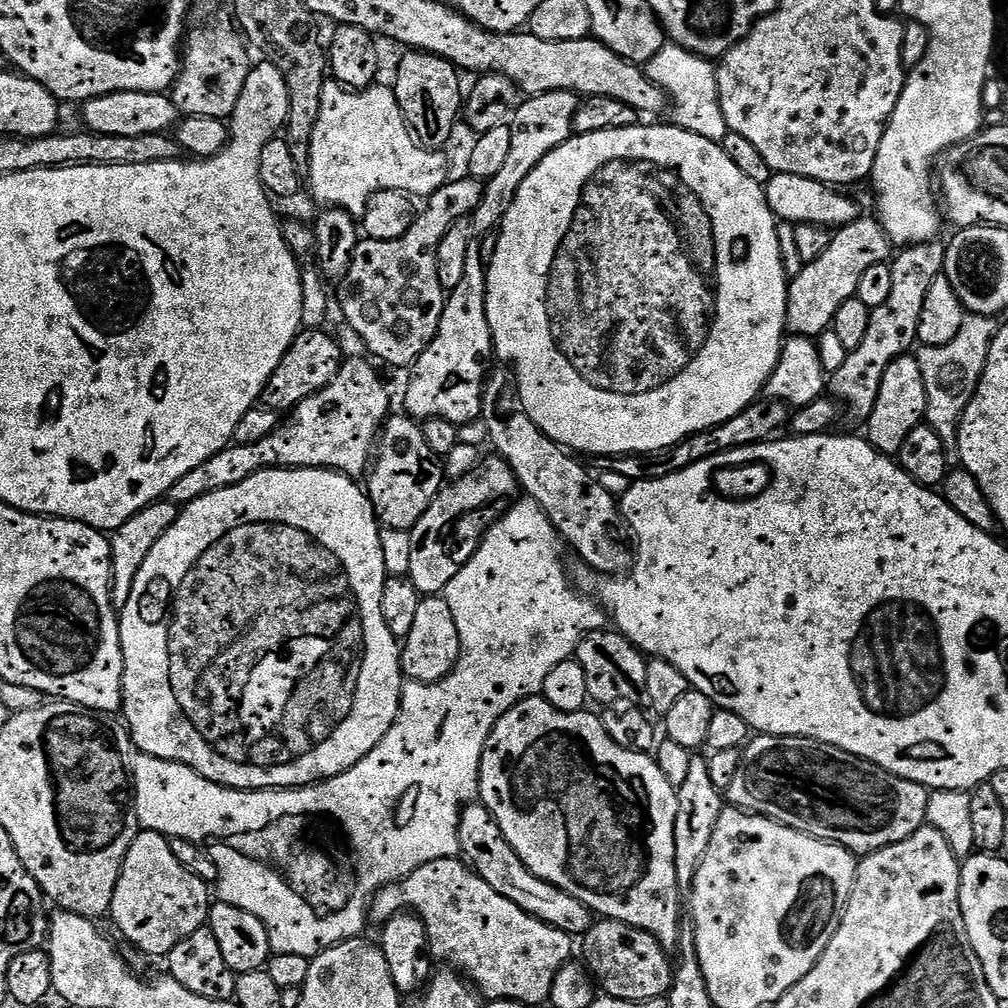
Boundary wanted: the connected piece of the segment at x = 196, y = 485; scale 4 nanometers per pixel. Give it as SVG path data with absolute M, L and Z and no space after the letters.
M368 358L345 359L334 382L330 382L330 386L326 386L318 394L310 394L310 398L306 398L297 408L292 409L290 415L285 419L289 419L285 424L284 421L277 423L276 428L270 434L266 434L261 441L254 445L233 443L218 454L214 454L214 458L206 458L206 462L202 462L202 466L190 470L190 474L178 478L178 482L174 482L174 486L170 486L167 499L177 506L183 506L206 494L214 494L218 490L234 486L238 482L250 478L255 472L263 472L266 468L331 468L333 472L340 472L344 476L363 477L373 463L378 437L381 435L384 421L390 415L388 388L371 363L376 365Z

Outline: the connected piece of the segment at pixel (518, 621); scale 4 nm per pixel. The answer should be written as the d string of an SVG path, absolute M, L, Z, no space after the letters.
M520 498L515 501L509 507L508 511L492 525L492 529L484 535L484 541L480 543L480 549L470 558L470 562L466 562L462 566L462 570L458 570L458 574L454 574L454 578L449 582L443 590L443 597L445 602L450 606L450 614L454 614L454 626L458 626L458 634L460 635L460 657L456 663L456 669L453 670L446 678L442 678L438 682L433 684L417 684L415 682L408 682L404 685L404 693L400 695L400 713L398 718L394 722L394 726L390 726L390 730L386 730L386 738L382 738L382 742L378 742L378 746L374 746L374 750L370 750L370 754L366 754L366 758L362 758L362 762L358 762L350 770L346 770L342 774L338 774L334 778L329 780L322 780L319 784L310 784L307 788L282 788L279 790L241 790L239 788L224 788L221 784L215 784L210 782L206 778L202 778L202 774L198 774L190 766L185 764L179 764L173 760L163 760L162 758L154 758L153 756L145 756L143 754L135 757L134 763L130 768L130 775L132 783L134 785L134 795L136 798L136 813L140 819L141 829L157 832L163 836L169 837L172 840L189 840L194 842L200 848L203 848L207 852L209 858L215 862L218 866L218 878L216 884L218 889L220 888L219 899L225 904L230 906L238 906L242 910L246 910L250 914L254 914L254 918L258 918L262 922L262 926L266 926L266 934L270 934L270 946L273 953L281 952L282 954L302 954L309 958L317 956L320 952L324 952L327 948L333 948L336 944L341 944L343 940L355 940L361 935L360 932L364 928L364 923L369 923L370 920L370 905L372 903L373 896L376 895L380 889L385 888L387 884L396 884L400 880L404 880L410 874L414 874L414 870L418 870L422 866L426 866L430 862L435 860L451 860L461 855L460 850L460 814L473 803L480 795L480 763L482 762L482 754L484 753L484 747L486 742L490 738L490 734L494 730L494 726L501 718L506 715L518 702L523 700L529 700L531 696L539 696L543 693L544 683L546 677L550 675L550 670L554 670L554 666L558 666L558 662L566 662L573 659L576 655L576 647L582 642L582 638L587 632L599 632L605 627L606 624L606 612L603 607L595 599L587 600L583 591L577 590L568 581L568 576L564 573L564 568L560 565L560 559L563 558L564 552L566 553L566 545L560 538L560 533L550 522L550 518L542 510L542 506L538 506L538 502L531 498Z

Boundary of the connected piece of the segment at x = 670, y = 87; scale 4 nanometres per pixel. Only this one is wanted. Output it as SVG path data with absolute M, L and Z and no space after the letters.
M671 42L665 43L664 48L659 50L658 54L646 65L646 71L650 79L664 91L665 97L671 103L672 100L676 103L672 108L672 116L670 116L671 123L675 124L677 128L686 130L690 134L698 134L698 138L723 142L729 130L728 123L726 122L726 114L722 114L722 106L720 105L716 69L717 65L713 61L707 60L704 56L694 54L690 50L686 50L682 46Z

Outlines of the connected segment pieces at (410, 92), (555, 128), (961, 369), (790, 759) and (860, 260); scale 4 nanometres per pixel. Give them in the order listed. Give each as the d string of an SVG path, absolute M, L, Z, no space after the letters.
M408 50L403 53L396 68L394 91L398 106L402 110L413 136L433 150L443 149L444 143L456 128L456 119L462 116L462 94L460 98L460 76L456 65L440 56L431 56L423 50Z
M554 90L546 94L527 97L516 104L510 116L512 137L510 138L510 154L502 165L502 170L494 174L494 178L486 181L486 191L478 210L474 210L470 217L472 231L477 237L497 231L500 223L506 218L514 198L518 194L518 186L526 182L530 170L546 158L558 146L562 146L574 134L576 112L580 109L581 97L575 92Z
M965 315L962 330L946 346L921 347L915 353L918 366L922 366L922 382L926 386L926 423L942 438L946 446L949 465L960 464L960 419L975 398L982 374L988 365L990 346L998 334L1001 321L996 316Z
M756 734L749 739L743 749L738 774L734 774L734 782L730 782L730 786L726 790L726 800L733 808L743 808L746 812L754 812L757 816L776 820L779 824L785 824L787 828L804 832L815 840L828 840L832 844L840 844L853 854L867 854L876 852L879 848L902 842L913 836L918 829L925 827L928 819L928 794L929 789L924 788L918 782L910 782L898 774L890 774L886 769L879 768L874 762L870 762L866 758L858 758L838 746L830 746L826 742L818 742L814 738L802 738L801 736L761 736Z
M861 218L844 227L835 229L829 248L818 262L810 262L804 266L804 269L790 280L788 286L788 326L787 331L792 336L811 336L818 338L824 332L831 329L834 322L834 314L838 314L838 306L842 302L853 299L858 290L858 282L862 282L862 274L870 270L870 266L889 263L894 256L894 245L891 238L886 234L886 230L881 226L879 219Z

